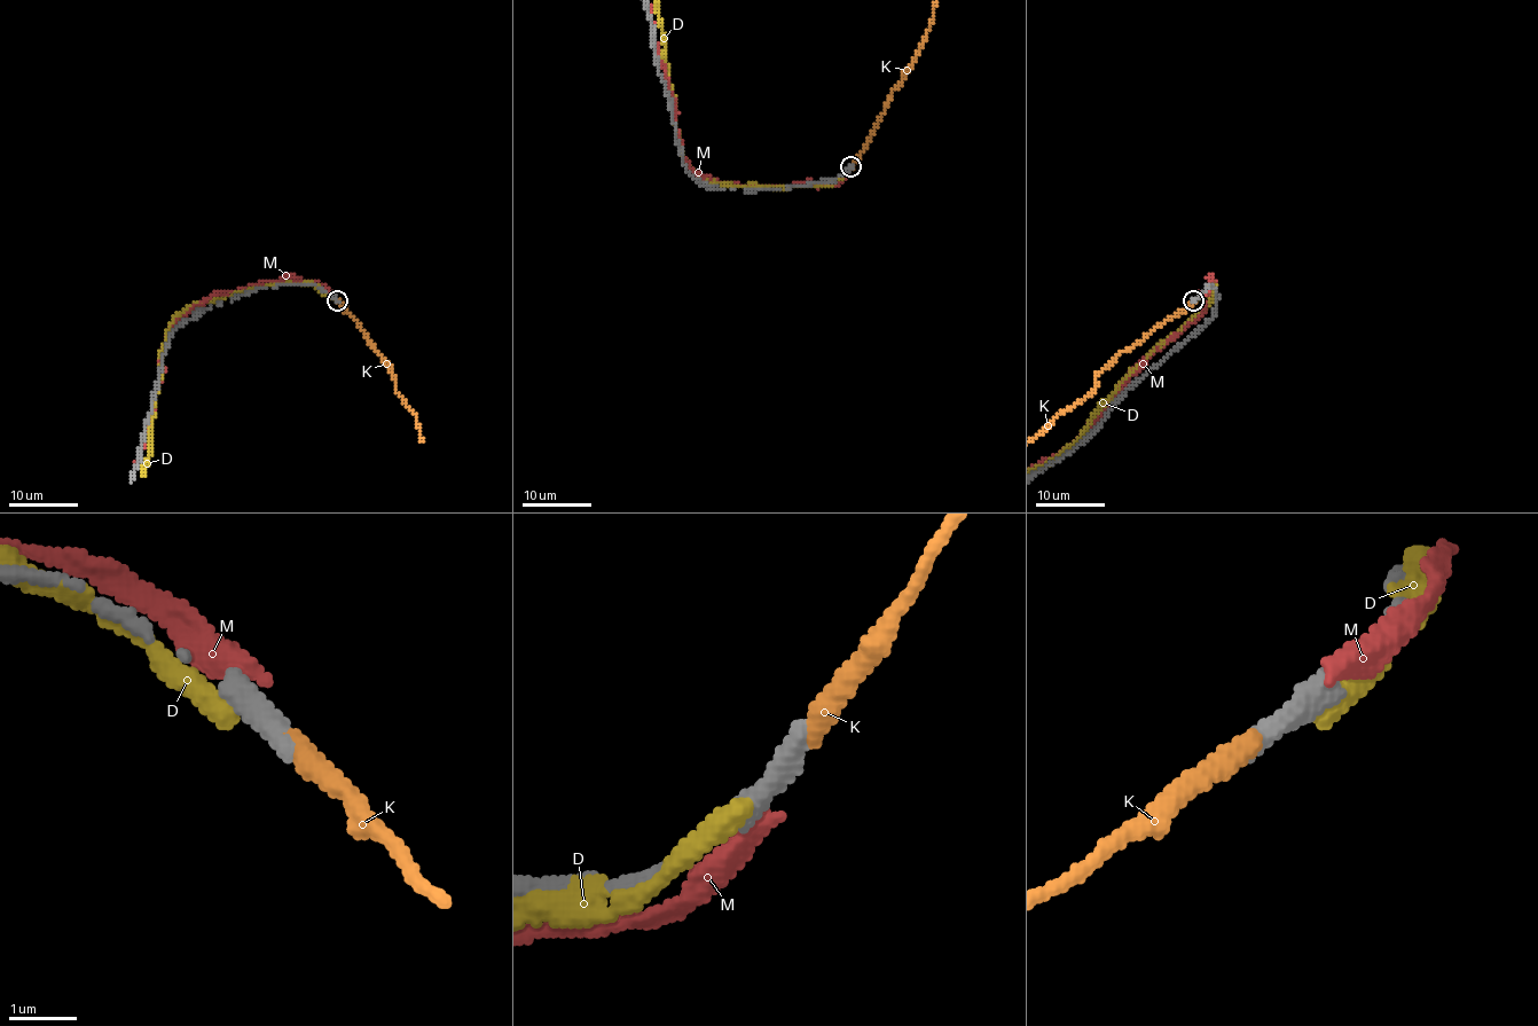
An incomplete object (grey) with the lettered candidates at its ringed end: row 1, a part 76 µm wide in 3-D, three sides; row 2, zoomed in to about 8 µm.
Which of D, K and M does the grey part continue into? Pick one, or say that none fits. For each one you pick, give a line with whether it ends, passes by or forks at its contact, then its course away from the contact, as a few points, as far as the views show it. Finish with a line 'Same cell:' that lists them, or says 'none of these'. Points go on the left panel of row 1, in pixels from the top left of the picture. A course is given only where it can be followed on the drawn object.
K: it ends there
Same cell: K

